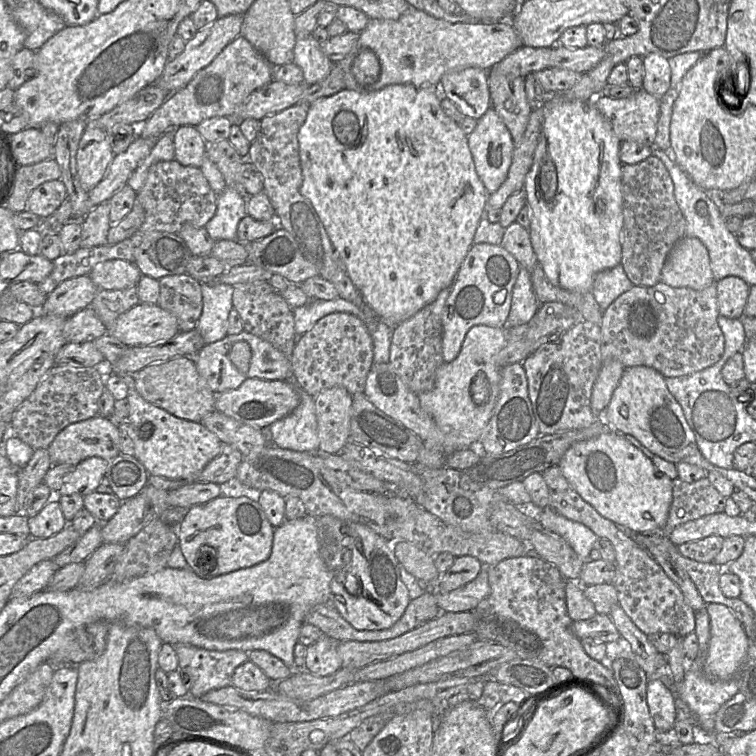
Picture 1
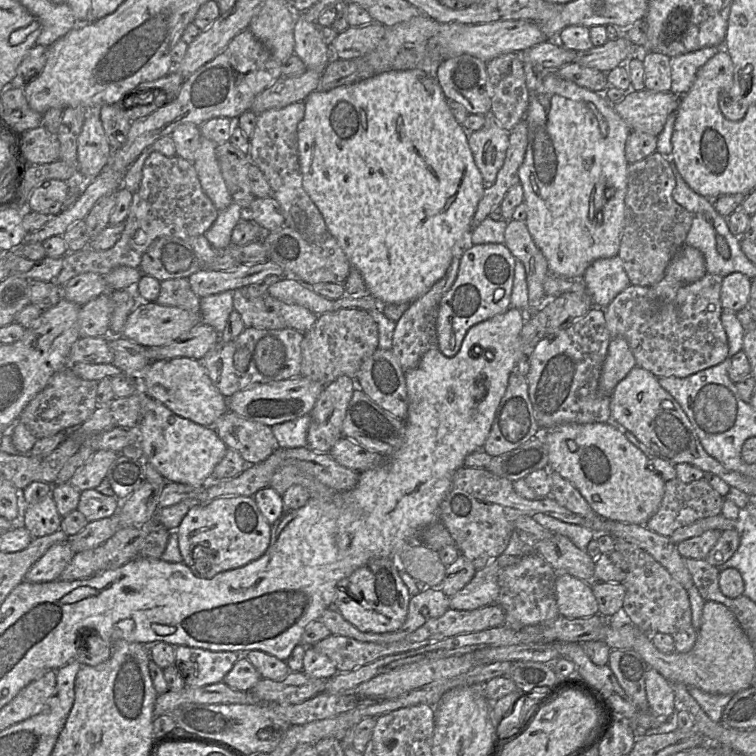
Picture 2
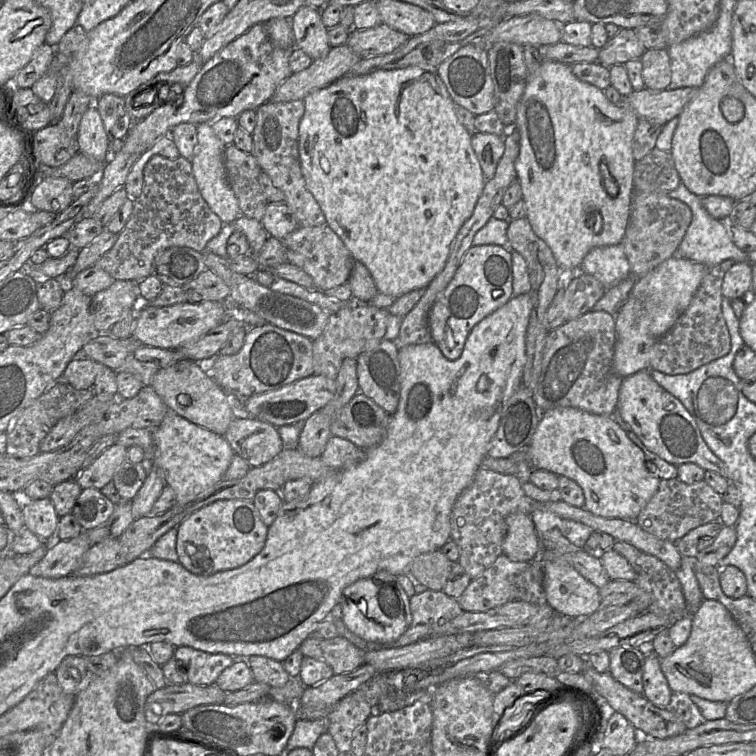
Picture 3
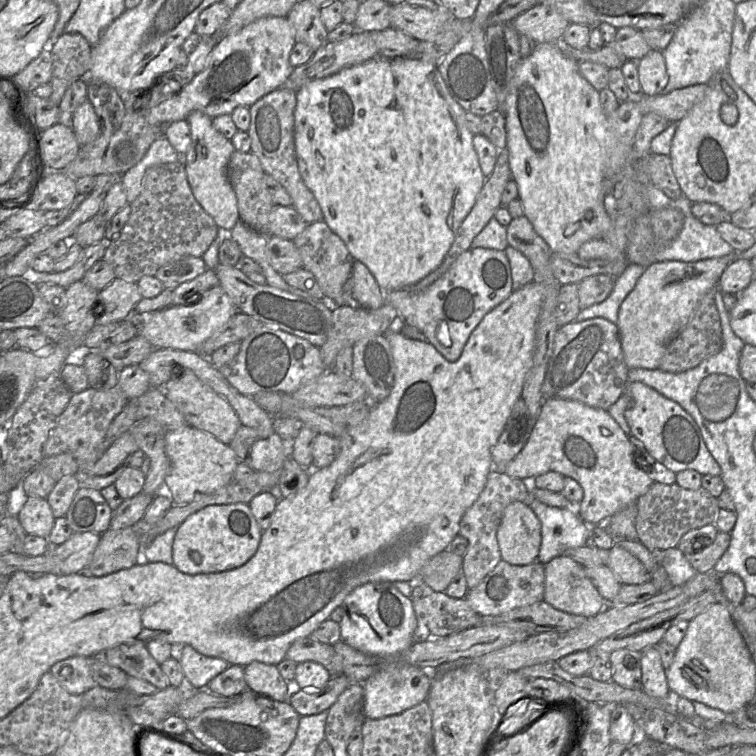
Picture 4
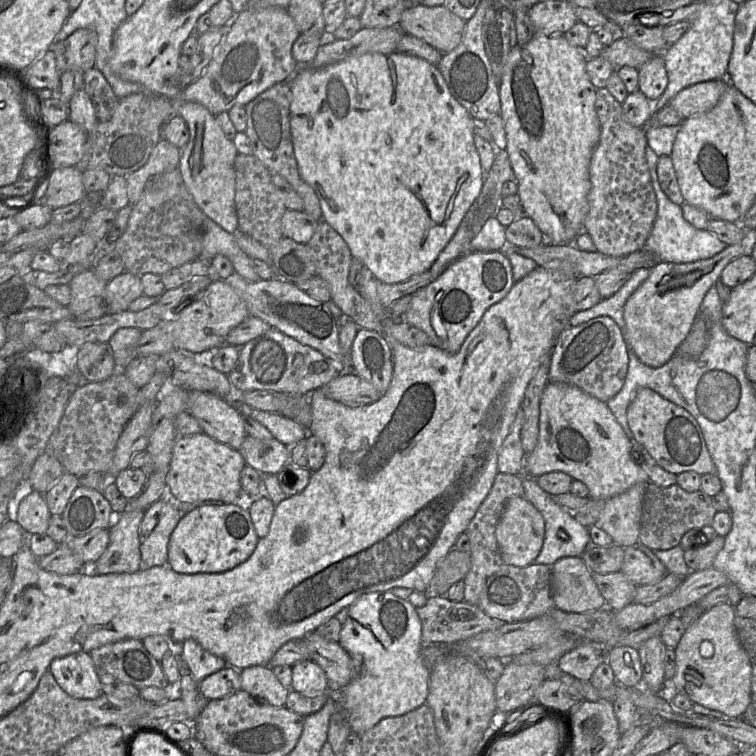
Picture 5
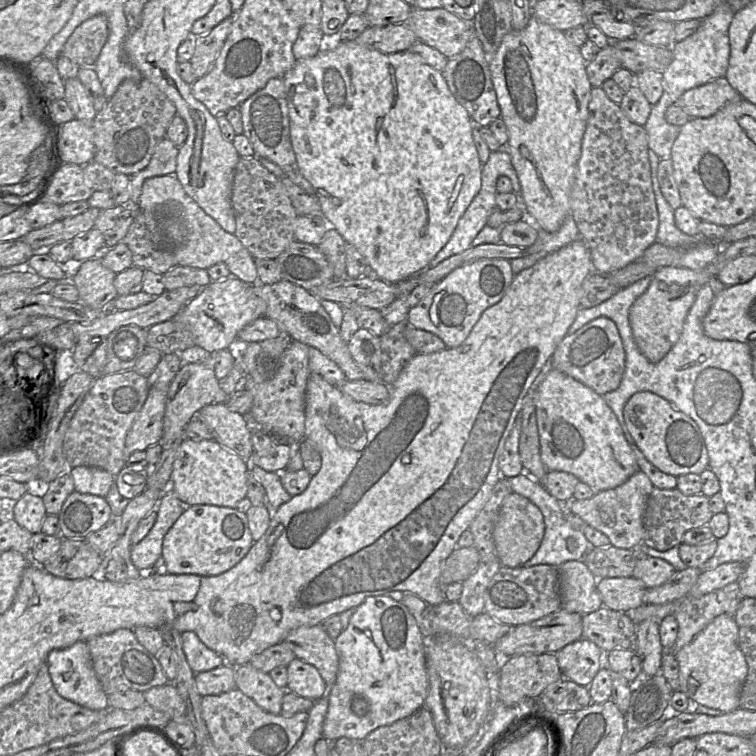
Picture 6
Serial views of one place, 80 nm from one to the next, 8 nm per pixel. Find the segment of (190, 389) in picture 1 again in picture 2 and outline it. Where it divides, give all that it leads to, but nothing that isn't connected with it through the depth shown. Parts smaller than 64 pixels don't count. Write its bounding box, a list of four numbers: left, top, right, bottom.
[141,357,227,427]

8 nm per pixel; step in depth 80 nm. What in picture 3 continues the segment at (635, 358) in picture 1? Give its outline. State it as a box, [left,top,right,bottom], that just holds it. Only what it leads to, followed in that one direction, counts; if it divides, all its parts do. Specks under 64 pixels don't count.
[649,260,737,375]

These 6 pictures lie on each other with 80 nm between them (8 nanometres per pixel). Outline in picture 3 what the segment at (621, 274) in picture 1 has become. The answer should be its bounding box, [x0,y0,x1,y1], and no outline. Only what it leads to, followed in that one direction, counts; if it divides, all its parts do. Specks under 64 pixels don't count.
[579,244,630,289]

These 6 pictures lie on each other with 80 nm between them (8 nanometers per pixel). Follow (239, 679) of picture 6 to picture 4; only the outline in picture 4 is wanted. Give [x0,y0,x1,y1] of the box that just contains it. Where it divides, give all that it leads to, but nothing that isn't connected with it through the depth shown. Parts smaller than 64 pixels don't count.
[243,661,294,701]

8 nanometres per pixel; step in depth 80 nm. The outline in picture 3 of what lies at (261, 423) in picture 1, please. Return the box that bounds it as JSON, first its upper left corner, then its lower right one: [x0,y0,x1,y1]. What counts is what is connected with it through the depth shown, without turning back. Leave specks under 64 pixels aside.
[241,374,335,427]

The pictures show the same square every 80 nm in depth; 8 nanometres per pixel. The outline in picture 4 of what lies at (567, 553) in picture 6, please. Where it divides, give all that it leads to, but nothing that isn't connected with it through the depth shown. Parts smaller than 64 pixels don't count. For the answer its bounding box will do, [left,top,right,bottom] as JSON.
[529,492,592,565]

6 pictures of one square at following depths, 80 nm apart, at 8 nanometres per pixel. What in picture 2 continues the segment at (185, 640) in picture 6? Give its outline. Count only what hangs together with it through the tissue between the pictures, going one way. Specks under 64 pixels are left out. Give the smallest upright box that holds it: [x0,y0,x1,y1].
[175,646,239,687]

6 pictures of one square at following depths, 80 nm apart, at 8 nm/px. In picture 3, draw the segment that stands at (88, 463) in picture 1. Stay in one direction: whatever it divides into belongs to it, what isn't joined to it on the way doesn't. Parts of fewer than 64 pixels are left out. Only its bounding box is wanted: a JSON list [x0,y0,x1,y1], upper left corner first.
[74,443,127,490]

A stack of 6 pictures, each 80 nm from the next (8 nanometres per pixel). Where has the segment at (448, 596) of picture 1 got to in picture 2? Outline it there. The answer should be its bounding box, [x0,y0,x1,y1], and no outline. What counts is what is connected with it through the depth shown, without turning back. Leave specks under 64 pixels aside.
[449,553,521,610]

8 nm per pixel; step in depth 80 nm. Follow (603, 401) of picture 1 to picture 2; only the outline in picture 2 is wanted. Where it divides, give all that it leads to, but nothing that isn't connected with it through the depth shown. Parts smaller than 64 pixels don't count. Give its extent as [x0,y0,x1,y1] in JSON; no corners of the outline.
[599,337,636,395]

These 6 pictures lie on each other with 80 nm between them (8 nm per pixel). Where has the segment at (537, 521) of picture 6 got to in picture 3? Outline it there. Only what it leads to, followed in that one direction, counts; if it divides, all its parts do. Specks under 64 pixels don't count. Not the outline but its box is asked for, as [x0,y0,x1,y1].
[503,512,541,562]

